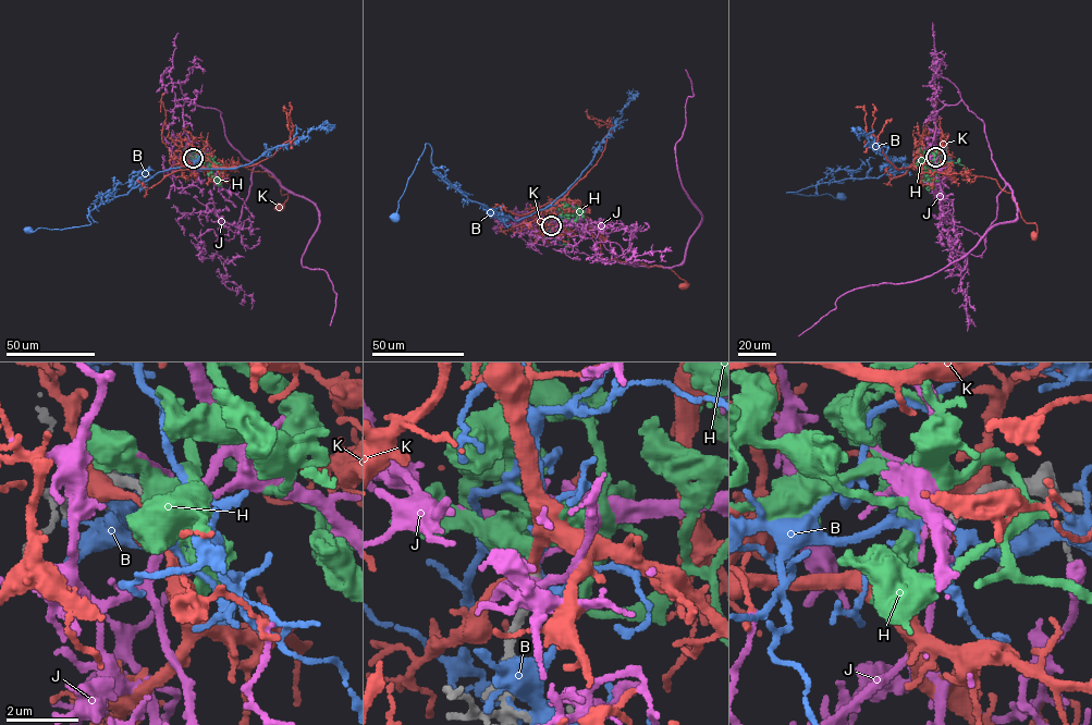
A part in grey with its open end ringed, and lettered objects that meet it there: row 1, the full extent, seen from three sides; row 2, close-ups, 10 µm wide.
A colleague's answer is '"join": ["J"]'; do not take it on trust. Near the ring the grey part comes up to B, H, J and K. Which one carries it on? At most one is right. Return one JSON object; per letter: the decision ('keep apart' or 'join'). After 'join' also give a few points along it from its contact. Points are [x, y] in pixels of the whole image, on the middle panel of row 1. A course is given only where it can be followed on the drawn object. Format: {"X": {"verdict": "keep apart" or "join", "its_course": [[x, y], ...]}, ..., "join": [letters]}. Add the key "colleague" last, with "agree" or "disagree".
{"B": {"verdict": "keep apart"}, "H": {"verdict": "keep apart"}, "J": {"verdict": "keep apart"}, "K": {"verdict": "join", "its_course": [[551, 225], [549, 210], [560, 200], [576, 200], [597, 225], [602, 258], [670, 268], [689, 284], [683, 285]]}, "join": ["K"], "colleague": "disagree"}

